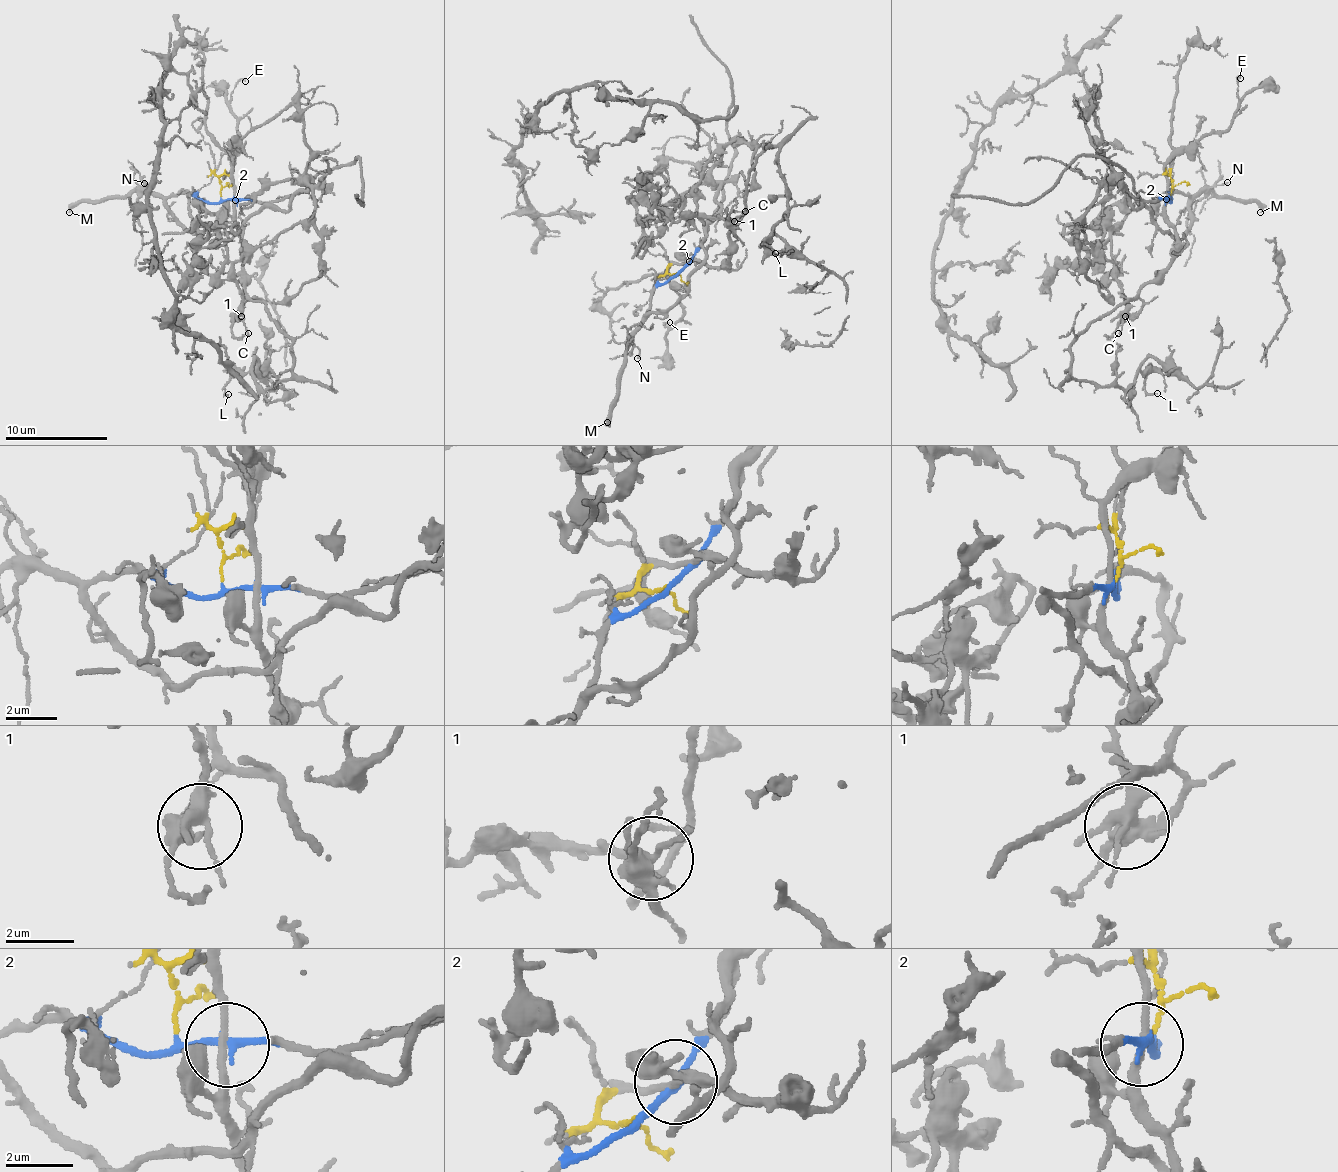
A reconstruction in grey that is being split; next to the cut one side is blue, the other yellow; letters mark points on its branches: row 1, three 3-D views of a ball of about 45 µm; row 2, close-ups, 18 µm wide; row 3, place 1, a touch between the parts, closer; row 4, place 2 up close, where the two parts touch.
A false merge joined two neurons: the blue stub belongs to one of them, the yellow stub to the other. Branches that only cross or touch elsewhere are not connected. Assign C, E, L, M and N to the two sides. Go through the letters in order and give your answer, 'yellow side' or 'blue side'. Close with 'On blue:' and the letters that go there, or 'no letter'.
C: blue side
E: yellow side
L: yellow side
M: blue side
N: blue side
On blue: C, M, N

